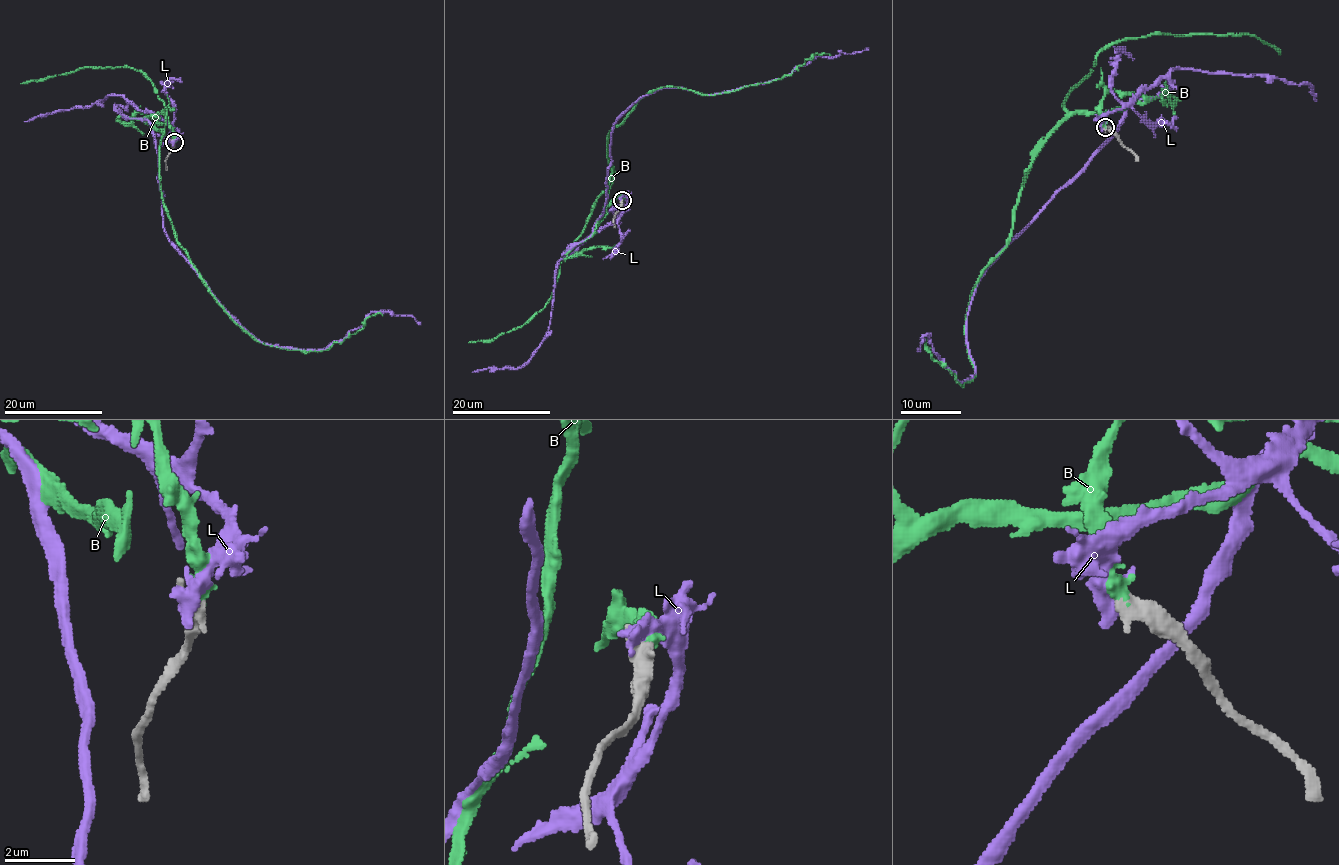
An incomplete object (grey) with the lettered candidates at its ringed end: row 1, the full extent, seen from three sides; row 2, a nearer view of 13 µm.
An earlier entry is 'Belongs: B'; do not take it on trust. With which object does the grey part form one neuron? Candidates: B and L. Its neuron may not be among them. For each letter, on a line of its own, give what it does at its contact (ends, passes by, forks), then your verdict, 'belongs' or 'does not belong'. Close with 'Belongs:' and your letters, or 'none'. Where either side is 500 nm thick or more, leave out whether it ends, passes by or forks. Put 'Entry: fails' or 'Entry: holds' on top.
Entry: holds
B: belongs
L: does not belong
Belongs: B

